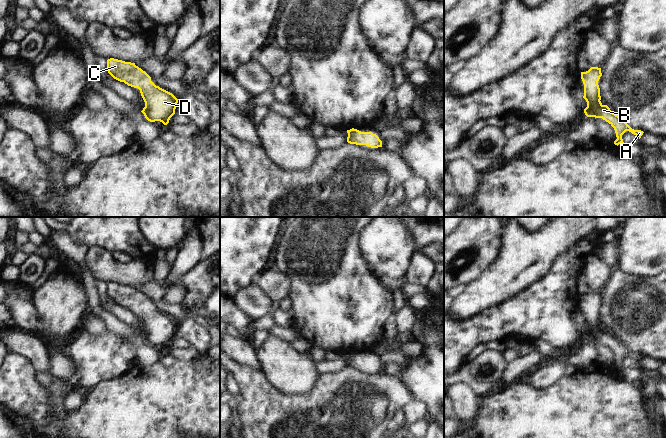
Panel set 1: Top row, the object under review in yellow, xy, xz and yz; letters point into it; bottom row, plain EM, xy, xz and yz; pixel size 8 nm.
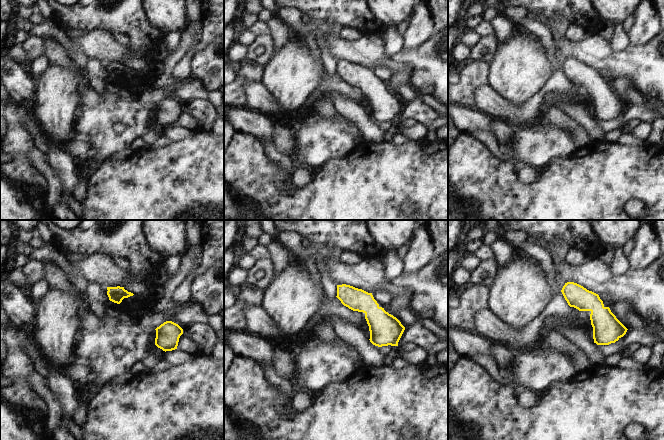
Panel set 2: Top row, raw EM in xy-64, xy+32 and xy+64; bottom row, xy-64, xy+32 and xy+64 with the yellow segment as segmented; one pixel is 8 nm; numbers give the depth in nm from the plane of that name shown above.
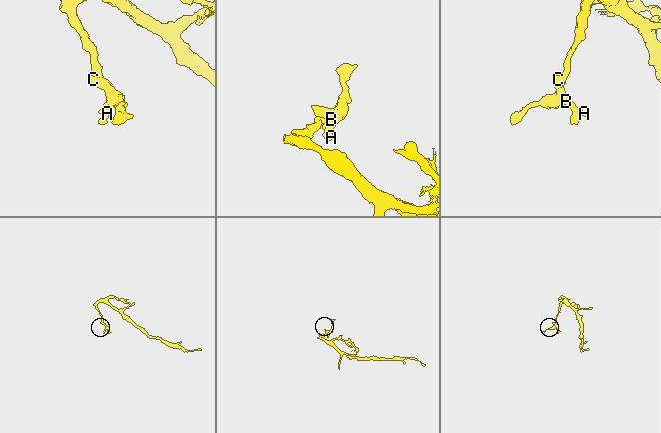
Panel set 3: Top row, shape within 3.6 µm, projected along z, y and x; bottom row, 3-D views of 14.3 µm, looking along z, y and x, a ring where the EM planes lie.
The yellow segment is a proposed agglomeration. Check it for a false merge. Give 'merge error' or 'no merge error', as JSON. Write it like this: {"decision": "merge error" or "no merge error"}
{"decision": "no merge error"}

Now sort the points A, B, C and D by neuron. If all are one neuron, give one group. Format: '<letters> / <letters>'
A B C D

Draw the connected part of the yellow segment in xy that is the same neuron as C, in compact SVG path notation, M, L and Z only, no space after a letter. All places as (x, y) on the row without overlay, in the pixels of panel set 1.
M110 282L107 284L107 295L114 303L140 314L145 326L141 336L148 345L160 345L164 349L169 347L179 324L172 317L156 310L135 287Z

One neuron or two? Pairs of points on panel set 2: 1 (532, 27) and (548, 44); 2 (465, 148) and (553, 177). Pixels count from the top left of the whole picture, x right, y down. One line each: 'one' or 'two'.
1: one
2: one

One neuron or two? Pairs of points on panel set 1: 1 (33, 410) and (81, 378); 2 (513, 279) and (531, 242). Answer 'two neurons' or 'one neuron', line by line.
1: two neurons
2: one neuron

